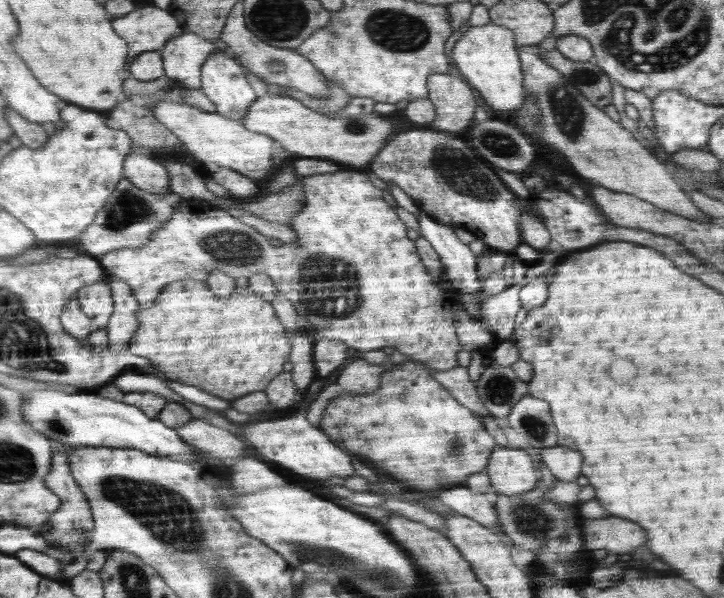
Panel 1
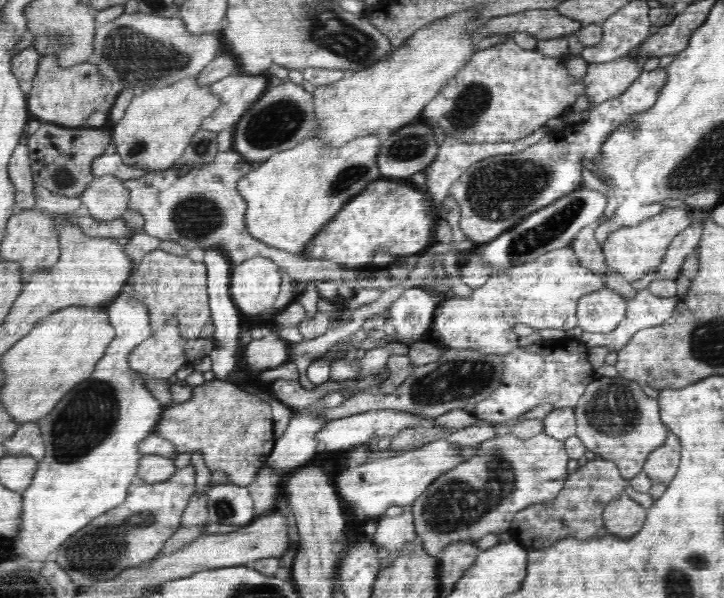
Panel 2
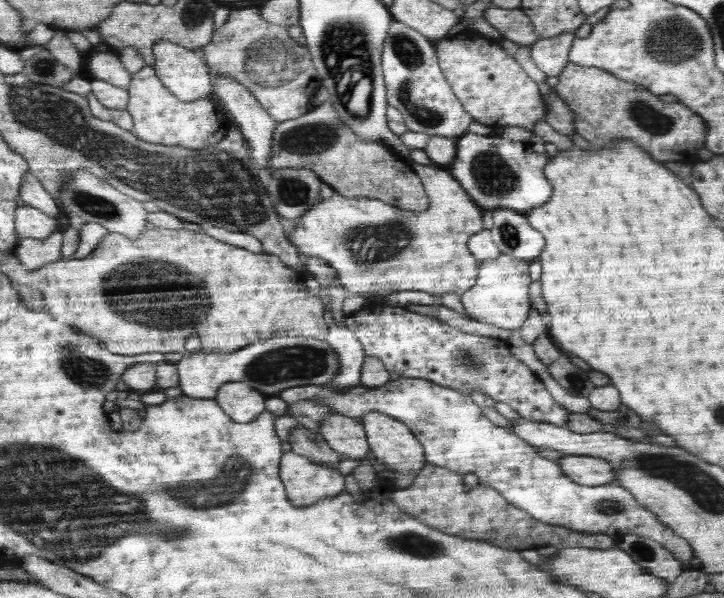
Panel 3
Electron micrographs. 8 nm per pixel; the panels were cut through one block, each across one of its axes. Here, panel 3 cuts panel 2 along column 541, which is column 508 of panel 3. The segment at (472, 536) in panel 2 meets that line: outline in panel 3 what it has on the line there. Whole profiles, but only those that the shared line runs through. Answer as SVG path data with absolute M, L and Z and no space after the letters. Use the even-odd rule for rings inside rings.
M422 378L389 380L378 388L354 386L346 392L332 392L330 386L294 386L276 396L288 405L314 399L330 405L336 414L360 421L370 412L382 412L405 423L425 447L426 462L446 468L456 474L475 474L480 486L490 486L497 490L508 502L518 509L528 512L534 519L545 524L562 526L585 534L627 536L634 534L658 542L672 552L676 560L689 561L694 552L684 538L661 524L652 511L640 507L633 494L616 482L596 486L582 486L566 474L557 461L542 458L536 447L510 433L506 428L490 422L484 411L470 398L458 390L438 386Z

